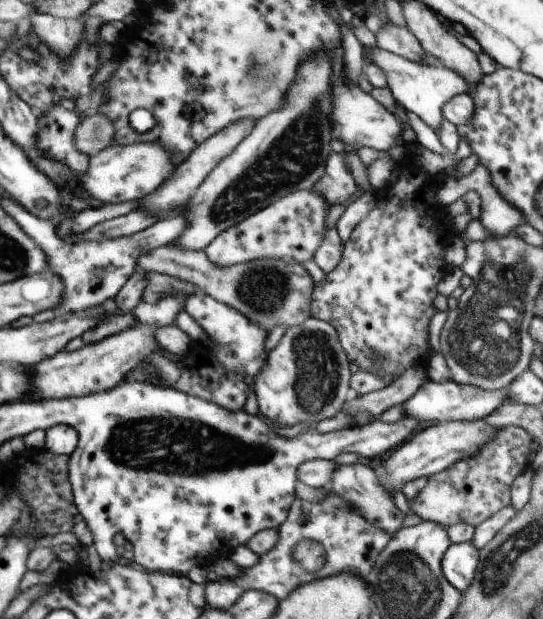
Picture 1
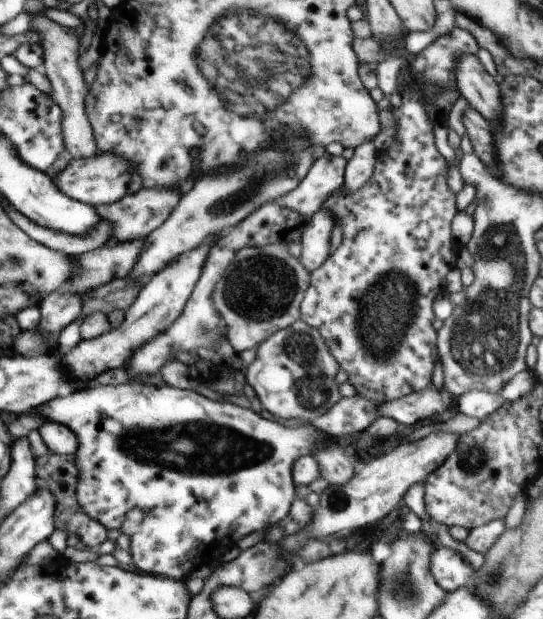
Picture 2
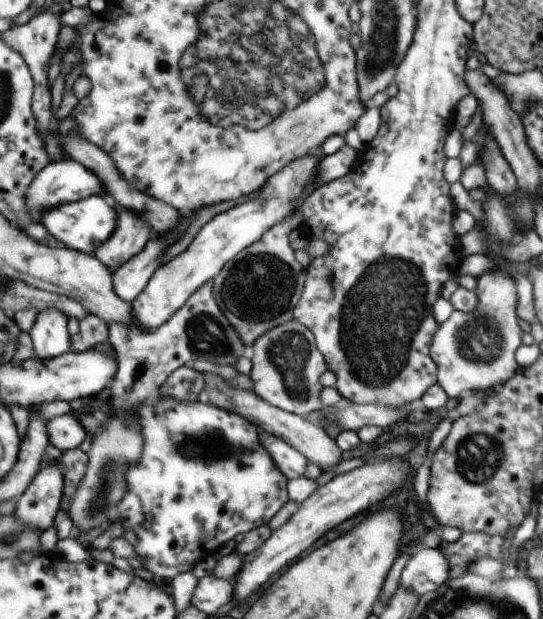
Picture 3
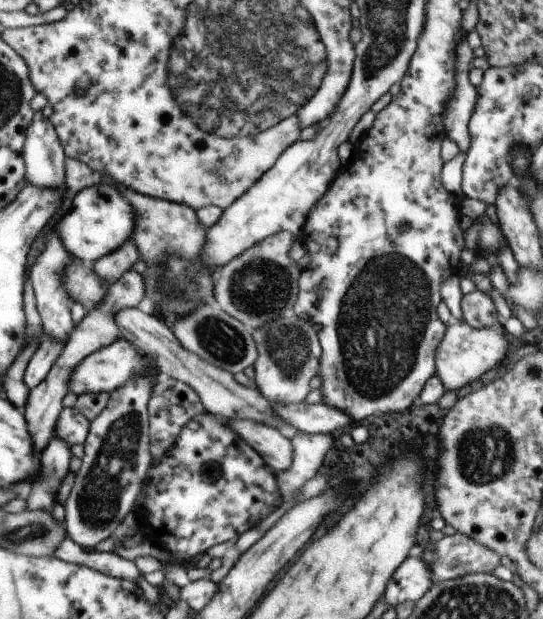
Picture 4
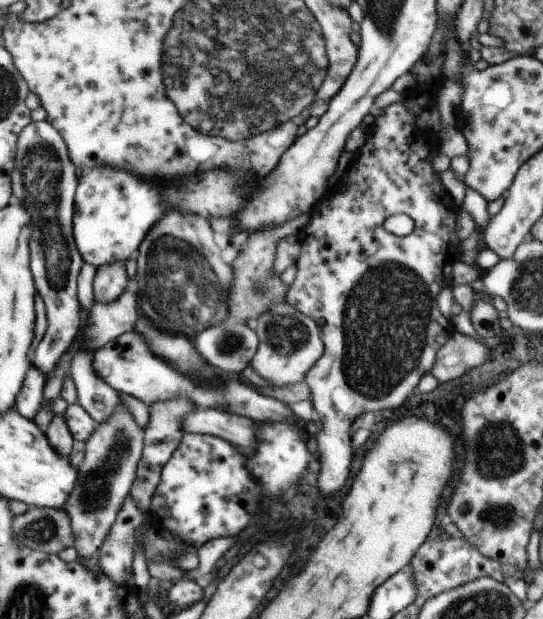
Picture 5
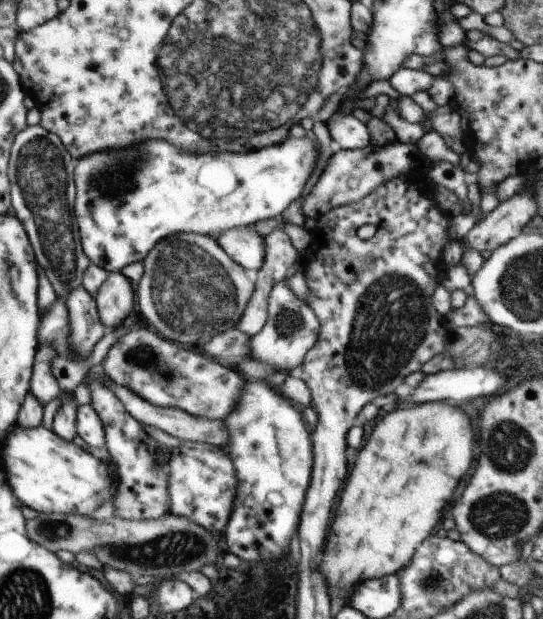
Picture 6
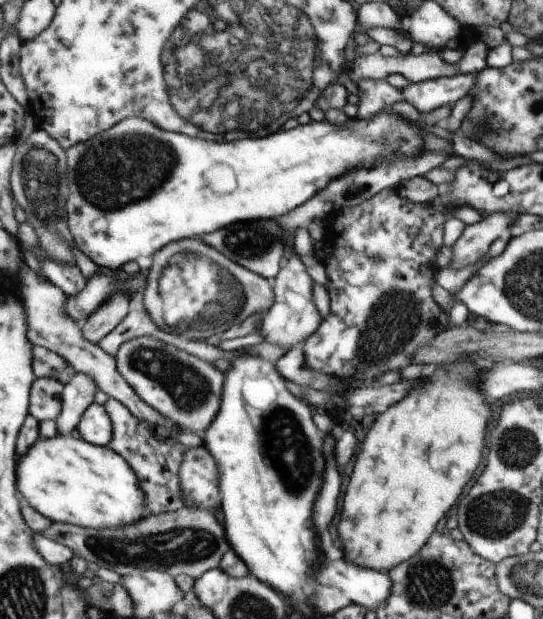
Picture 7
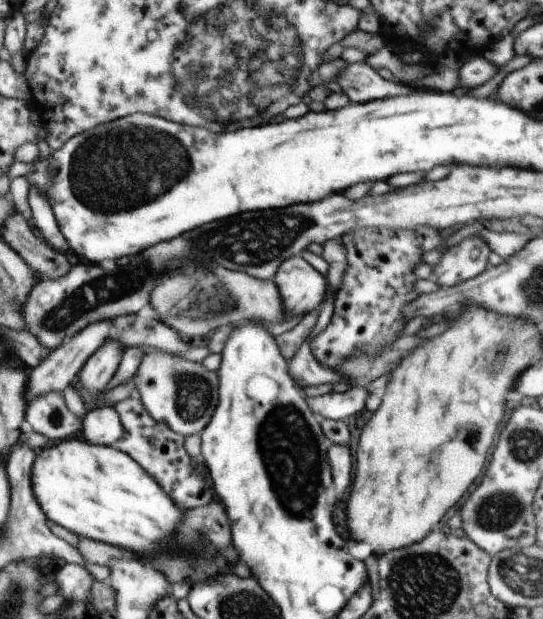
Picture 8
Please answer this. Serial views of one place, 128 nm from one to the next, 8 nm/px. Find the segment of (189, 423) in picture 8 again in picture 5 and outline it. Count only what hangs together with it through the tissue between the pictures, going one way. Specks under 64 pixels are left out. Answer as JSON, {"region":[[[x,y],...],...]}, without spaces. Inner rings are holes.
{"region":[[[135,331],[123,334],[97,349],[94,354],[94,370],[99,374],[99,378],[111,384],[117,392],[139,399],[145,405],[167,402],[171,398],[191,398],[199,409],[211,408],[227,414],[240,415],[252,422],[293,422],[295,425],[305,425],[291,412],[295,407],[285,406],[273,398],[258,394],[257,390],[239,382],[236,376],[229,376],[229,380],[225,380],[224,374],[215,376],[205,371],[181,371],[179,367],[171,367],[157,359],[148,346],[148,340]]]}

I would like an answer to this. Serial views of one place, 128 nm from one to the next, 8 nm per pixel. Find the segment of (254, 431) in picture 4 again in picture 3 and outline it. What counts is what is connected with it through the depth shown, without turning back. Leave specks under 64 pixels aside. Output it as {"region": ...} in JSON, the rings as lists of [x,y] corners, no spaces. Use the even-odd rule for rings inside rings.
{"region":[[[260,432],[260,442],[271,456],[273,463],[284,474],[286,480],[300,477],[305,473],[307,460],[295,448],[285,443],[283,439],[275,438],[271,434]]]}

